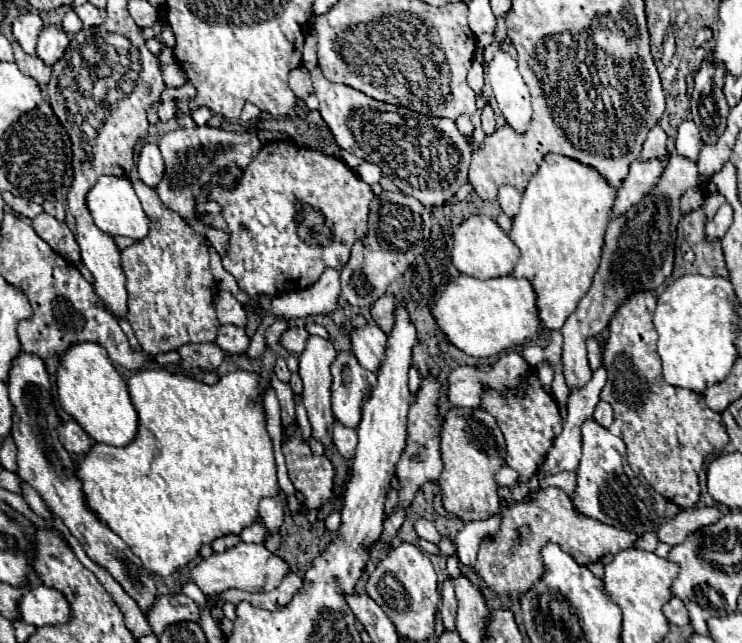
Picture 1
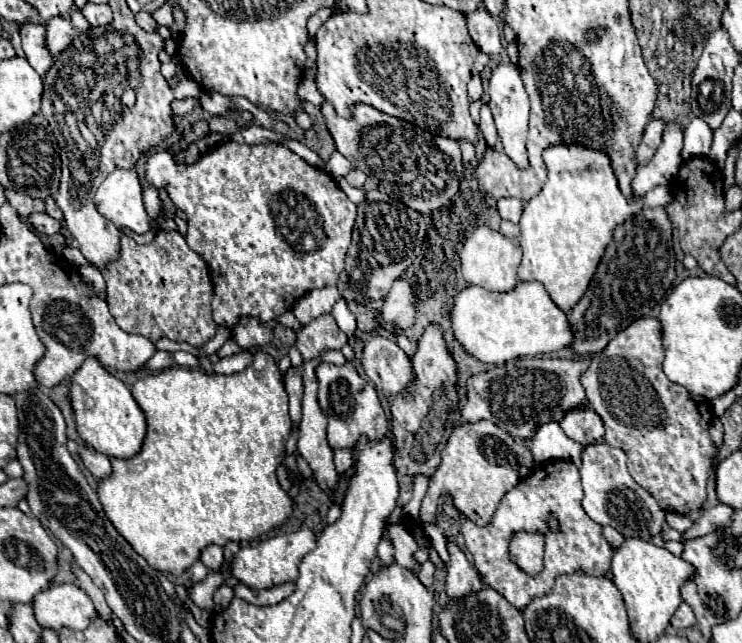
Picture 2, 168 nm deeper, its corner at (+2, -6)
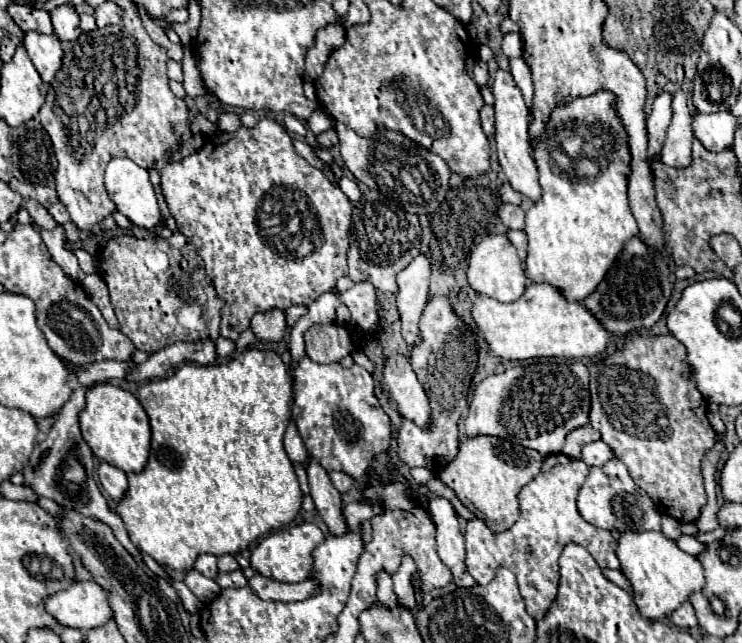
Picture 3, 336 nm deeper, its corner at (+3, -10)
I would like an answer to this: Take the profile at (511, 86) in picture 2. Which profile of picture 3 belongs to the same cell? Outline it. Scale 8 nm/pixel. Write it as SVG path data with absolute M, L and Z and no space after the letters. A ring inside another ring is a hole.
M498 70L494 74L492 82L492 92L494 92L494 108L496 108L496 152L498 152L498 162L510 182L510 186L520 192L526 200L532 204L538 202L542 196L542 188L538 184L538 170L530 154L530 136L528 136L528 124L530 124L530 112L524 104L520 88L514 84L512 74L508 70Z

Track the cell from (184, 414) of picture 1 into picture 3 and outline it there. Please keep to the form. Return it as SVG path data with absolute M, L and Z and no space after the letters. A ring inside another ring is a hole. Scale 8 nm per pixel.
M248 348L244 352L234 354L230 360L216 364L216 366L200 366L200 364L192 364L186 362L174 376L160 380L150 380L144 386L140 386L138 390L138 400L142 404L142 408L146 410L148 418L150 418L150 426L152 426L152 450L150 450L150 460L146 464L146 468L140 474L128 474L128 492L124 496L122 502L118 502L116 506L116 514L124 520L124 526L128 530L130 540L144 552L148 552L158 564L174 568L174 570L190 570L196 562L198 554L214 554L214 556L222 556L222 554L238 554L244 552L250 542L266 536L272 530L278 530L286 524L290 524L302 504L302 490L300 484L296 480L296 472L294 466L290 462L290 458L286 456L284 450L284 432L286 426L290 422L290 404L292 404L292 378L288 374L286 364L282 362L280 354L276 354L274 350L258 350L258 348Z

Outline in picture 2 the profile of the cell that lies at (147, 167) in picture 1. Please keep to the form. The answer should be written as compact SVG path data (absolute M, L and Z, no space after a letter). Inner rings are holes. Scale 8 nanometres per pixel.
M223 142L219 144L213 152L205 154L199 162L195 162L193 166L185 166L185 164L177 164L173 162L173 156L169 152L155 152L147 158L145 164L145 180L149 186L156 189L167 188L173 204L177 208L181 208L187 214L187 224L189 224L189 232L185 236L187 244L191 250L195 250L197 254L203 256L203 260L209 266L211 272L211 282L213 282L213 318L217 324L225 324L227 328L233 328L233 324L237 324L237 320L241 316L253 316L261 322L273 320L277 316L281 316L285 310L291 310L293 304L307 292L315 290L315 288L325 288L325 286L333 286L339 278L339 274L345 268L345 254L347 248L351 244L351 232L355 226L355 218L357 218L357 204L353 204L345 192L337 186L337 182L333 180L333 176L317 166L307 164L303 158L299 158L297 154L293 154L291 150L287 150L281 142L269 142L269 144L261 144L261 146L245 146L245 144L237 144L237 142Z

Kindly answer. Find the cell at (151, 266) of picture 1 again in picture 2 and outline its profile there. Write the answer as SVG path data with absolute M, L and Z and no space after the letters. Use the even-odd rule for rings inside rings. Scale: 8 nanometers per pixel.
M159 230L151 244L139 246L133 238L121 236L121 258L111 262L103 270L107 282L107 304L109 312L115 318L117 326L129 334L139 334L149 338L151 342L159 342L161 338L169 338L173 342L187 342L193 348L201 348L215 336L215 320L211 314L211 298L213 284L209 276L209 268L197 252L193 252L185 238L175 230Z

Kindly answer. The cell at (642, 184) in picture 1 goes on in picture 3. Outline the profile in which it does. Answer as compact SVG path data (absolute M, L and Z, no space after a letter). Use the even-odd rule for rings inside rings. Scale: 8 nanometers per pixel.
M674 92L674 116L662 148L662 162L674 168L686 168L692 162L692 116L686 106L686 92Z

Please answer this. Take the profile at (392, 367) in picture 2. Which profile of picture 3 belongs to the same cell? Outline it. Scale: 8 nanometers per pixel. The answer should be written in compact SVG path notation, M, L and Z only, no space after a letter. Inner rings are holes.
M392 354L384 364L384 392L392 406L414 424L428 428L432 422L428 396L418 382L410 360L402 354Z

